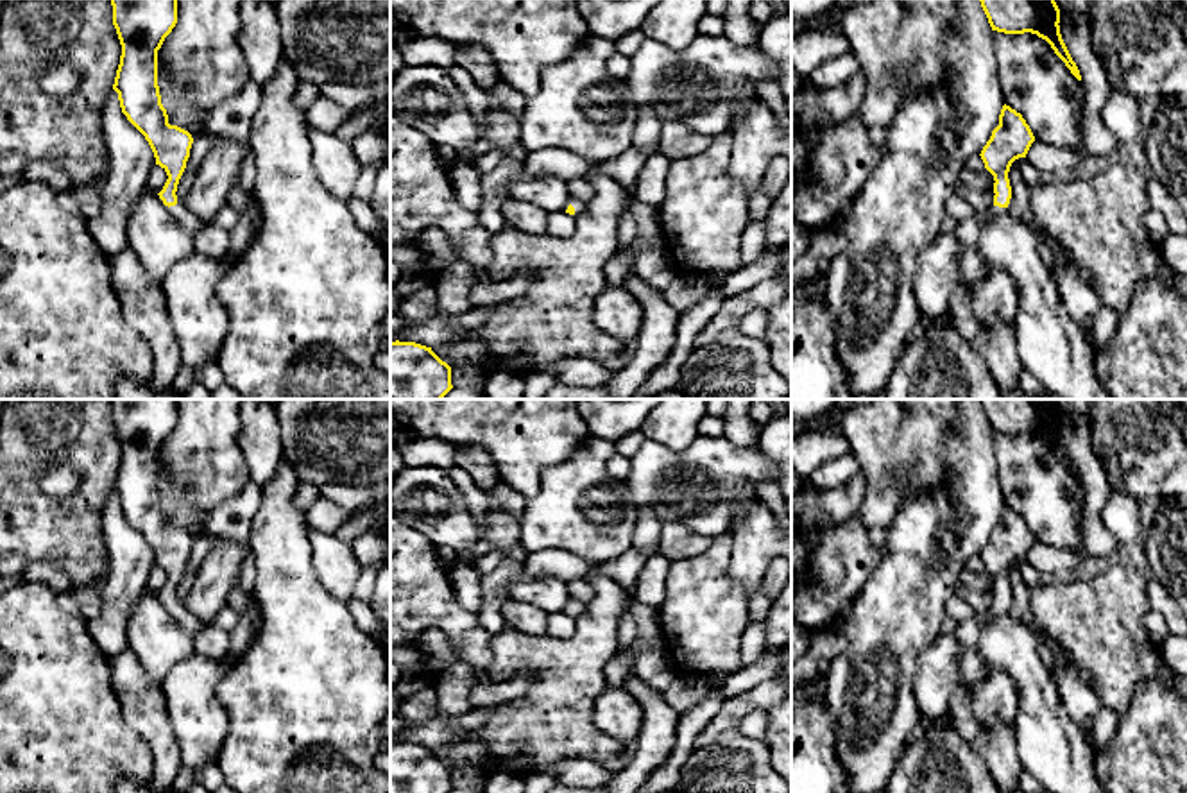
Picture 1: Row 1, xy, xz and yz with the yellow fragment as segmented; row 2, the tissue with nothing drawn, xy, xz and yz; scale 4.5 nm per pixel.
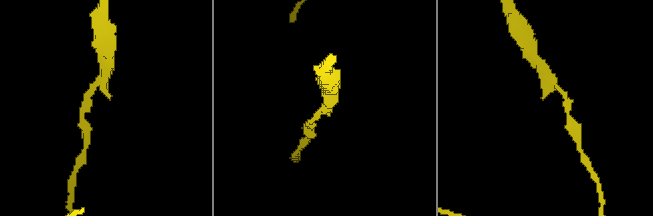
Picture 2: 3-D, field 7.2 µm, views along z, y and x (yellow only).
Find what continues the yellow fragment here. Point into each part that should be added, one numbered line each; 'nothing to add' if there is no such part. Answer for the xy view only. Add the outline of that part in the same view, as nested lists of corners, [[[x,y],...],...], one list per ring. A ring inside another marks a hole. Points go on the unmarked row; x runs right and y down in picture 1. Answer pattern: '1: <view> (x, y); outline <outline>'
1: xy (181, 614); outline [[[175,605],[168,609],[174,619],[186,630],[190,635],[197,635],[204,625],[197,621],[197,618],[184,607],[184,605]]]

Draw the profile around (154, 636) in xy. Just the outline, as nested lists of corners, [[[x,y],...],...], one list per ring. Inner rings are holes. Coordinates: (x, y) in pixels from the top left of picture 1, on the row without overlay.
[[[152,591],[141,594],[132,607],[127,635],[131,650],[156,686],[161,686],[177,662],[195,653],[195,637],[174,619]]]

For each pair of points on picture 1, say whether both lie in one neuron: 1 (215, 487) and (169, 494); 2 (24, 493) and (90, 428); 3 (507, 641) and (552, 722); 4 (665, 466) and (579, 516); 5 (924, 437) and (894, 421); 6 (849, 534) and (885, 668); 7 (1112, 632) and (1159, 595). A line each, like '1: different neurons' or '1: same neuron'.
1: different neurons
2: same neuron
3: same neuron
4: different neurons
5: same neuron
6: different neurons
7: different neurons

